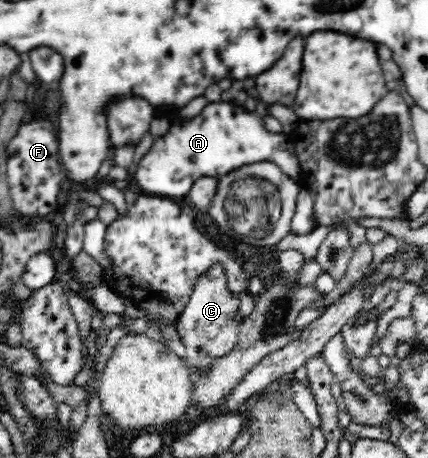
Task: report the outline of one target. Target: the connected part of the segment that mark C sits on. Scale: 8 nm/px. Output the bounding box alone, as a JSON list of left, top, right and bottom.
[177,262,242,369]

